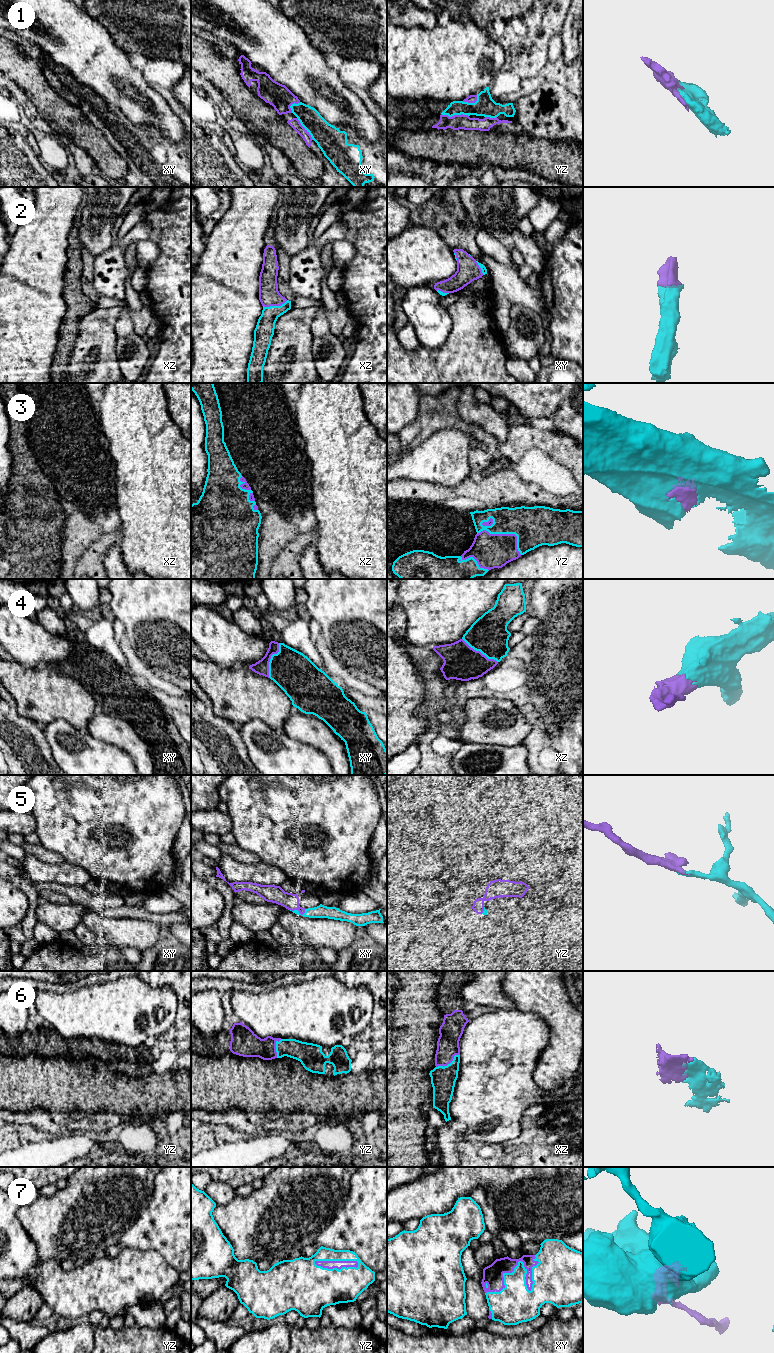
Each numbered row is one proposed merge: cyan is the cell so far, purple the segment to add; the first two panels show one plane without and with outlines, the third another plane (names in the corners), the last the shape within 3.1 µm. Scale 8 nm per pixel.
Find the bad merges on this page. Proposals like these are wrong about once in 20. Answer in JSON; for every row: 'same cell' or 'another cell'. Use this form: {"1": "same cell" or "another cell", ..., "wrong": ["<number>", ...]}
{"1": "same cell", "2": "same cell", "3": "same cell", "4": "same cell", "5": "same cell", "6": "same cell", "7": "same cell", "wrong": []}

